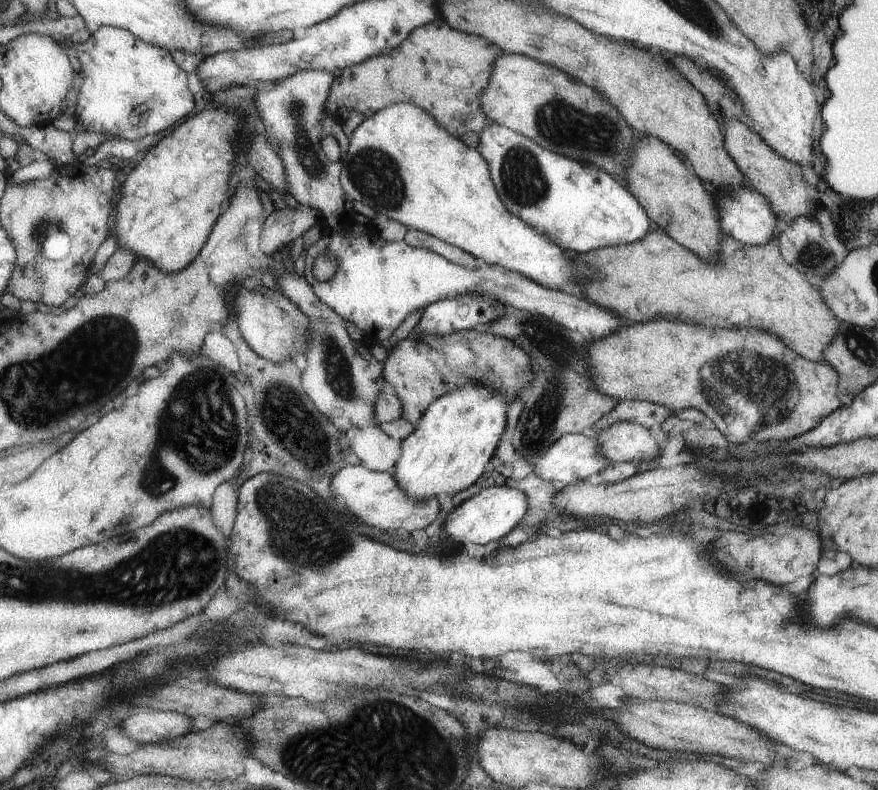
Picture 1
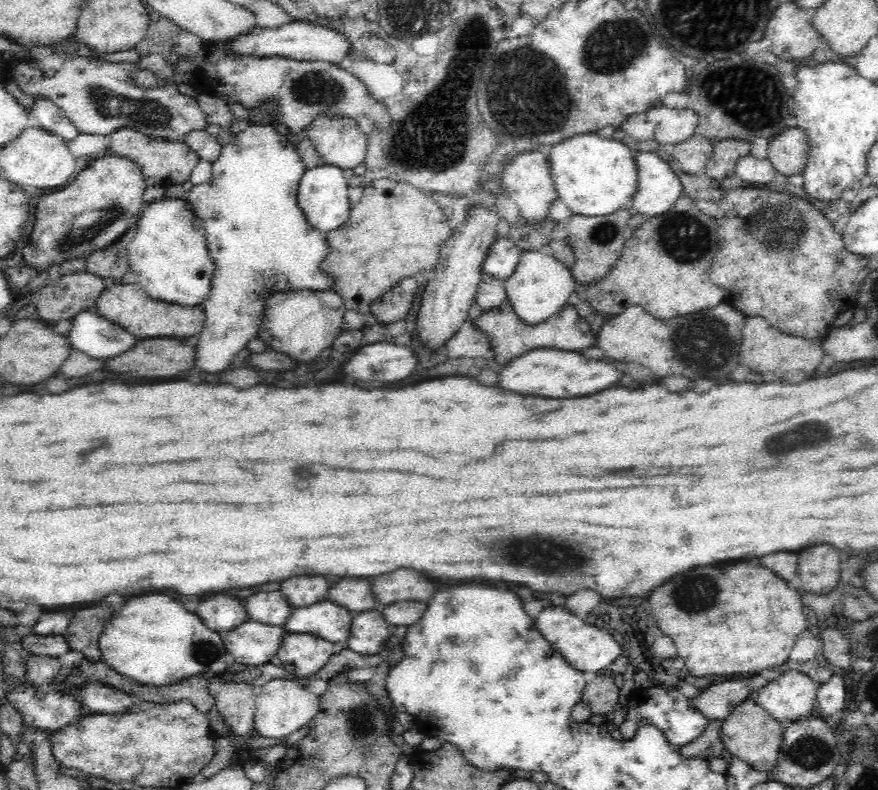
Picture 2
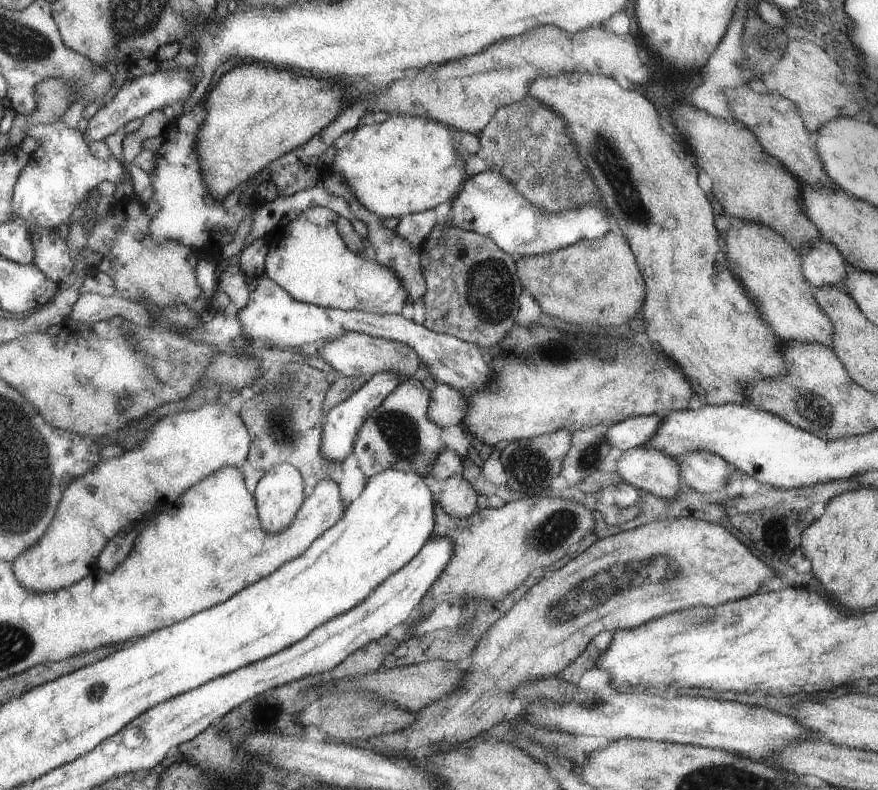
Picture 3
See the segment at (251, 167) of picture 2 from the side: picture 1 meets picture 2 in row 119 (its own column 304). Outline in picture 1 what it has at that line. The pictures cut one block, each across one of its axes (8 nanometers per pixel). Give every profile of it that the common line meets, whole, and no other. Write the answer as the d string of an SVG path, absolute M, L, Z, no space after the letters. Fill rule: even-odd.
M333 229L323 232L322 237L307 250L304 277L325 306L336 311L347 322L355 324L367 339L379 344L387 340L413 310L427 309L432 302L457 298L463 294L481 294L487 298L495 298L505 306L514 306L518 310L552 319L559 326L579 333L586 343L603 338L627 324L613 310L577 298L569 291L539 286L523 274L505 270L502 266L487 265L485 268L467 270L433 251L411 247L403 239L399 242L387 242L379 237L369 238L365 234L337 234L336 239ZM320 257L330 257L337 262L335 274L325 282L319 282L317 277L311 274L312 263Z

